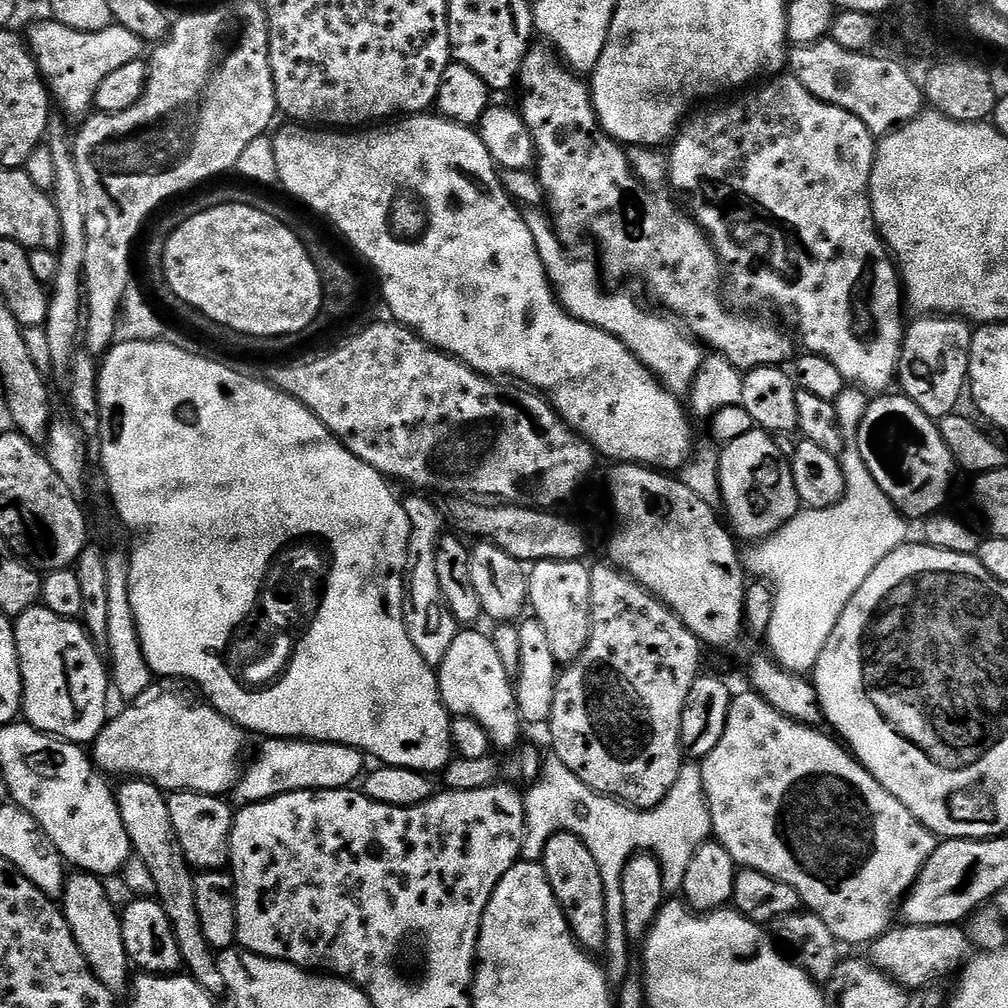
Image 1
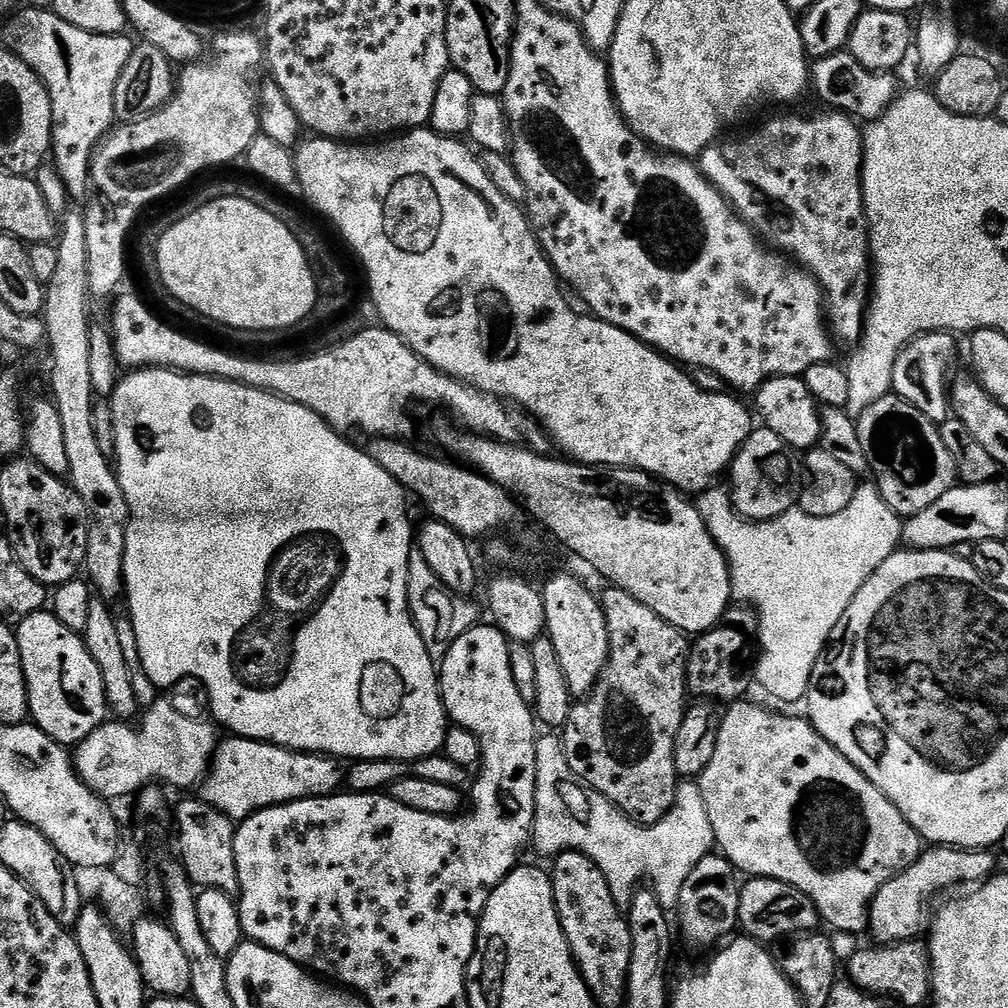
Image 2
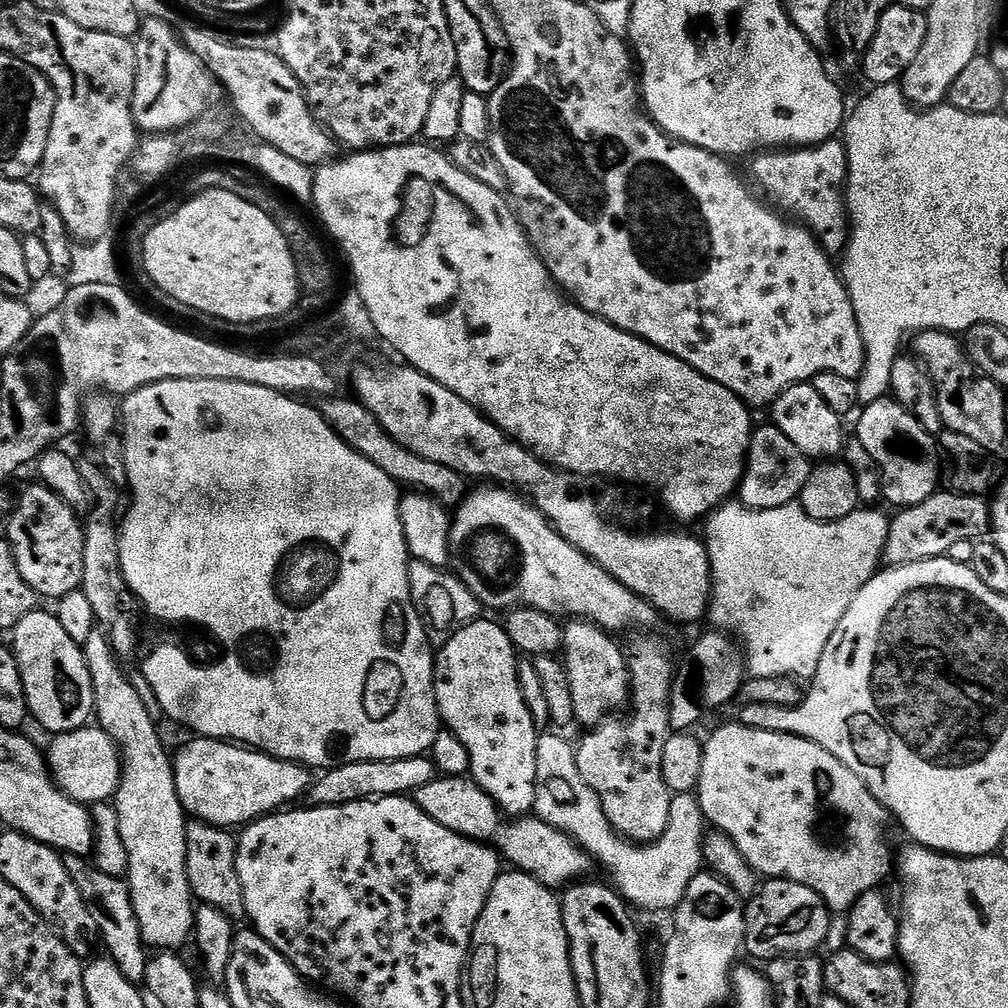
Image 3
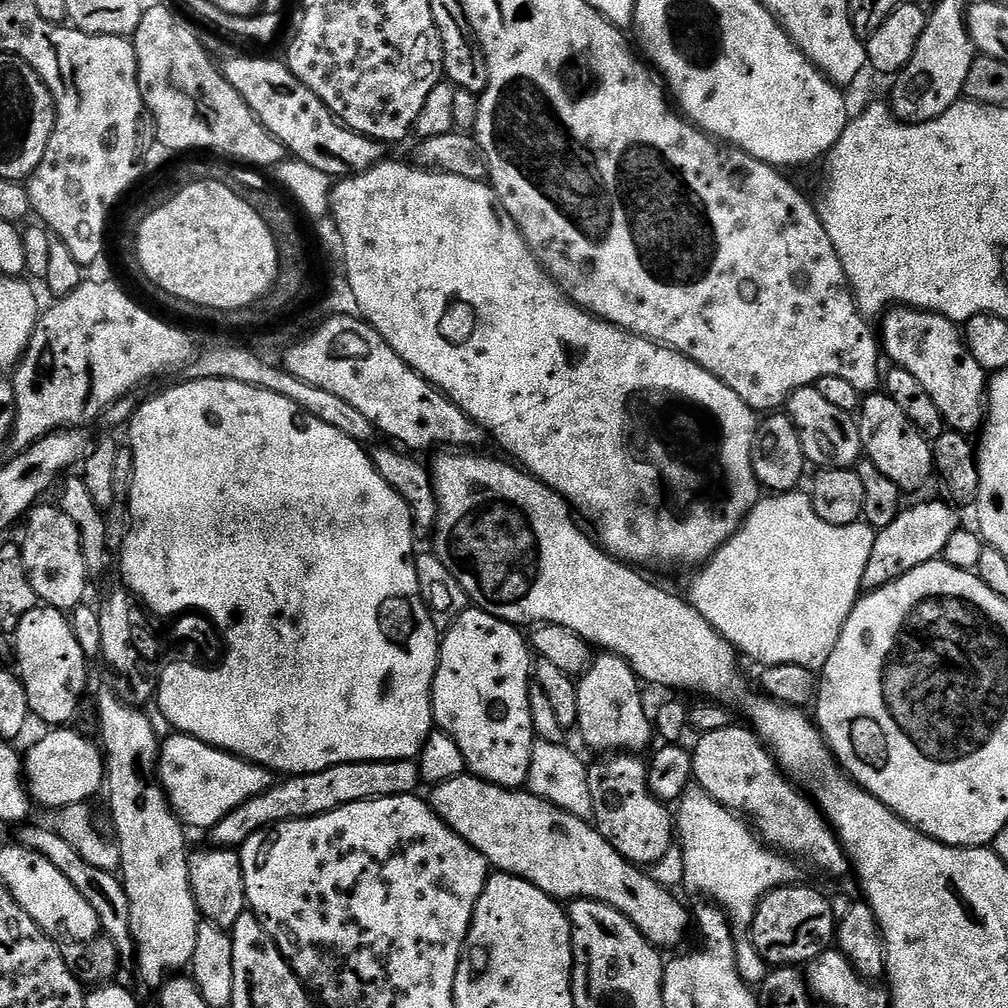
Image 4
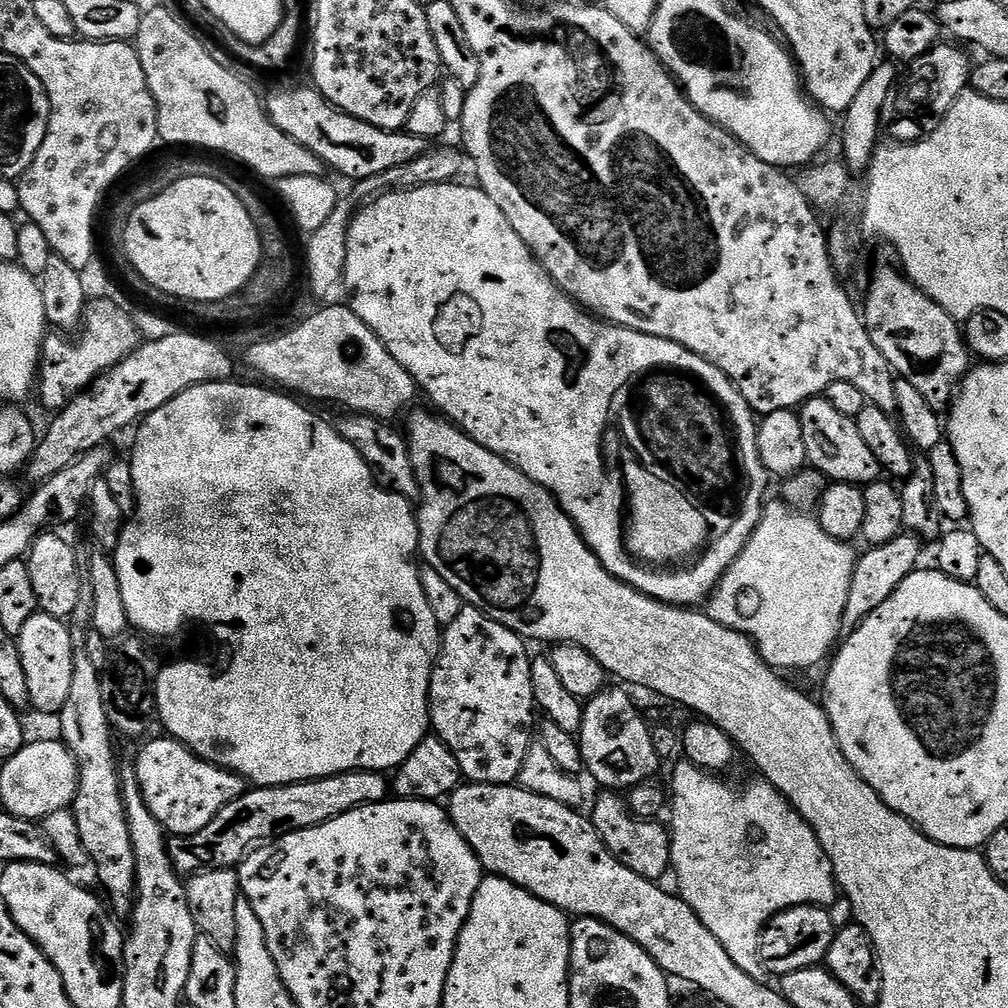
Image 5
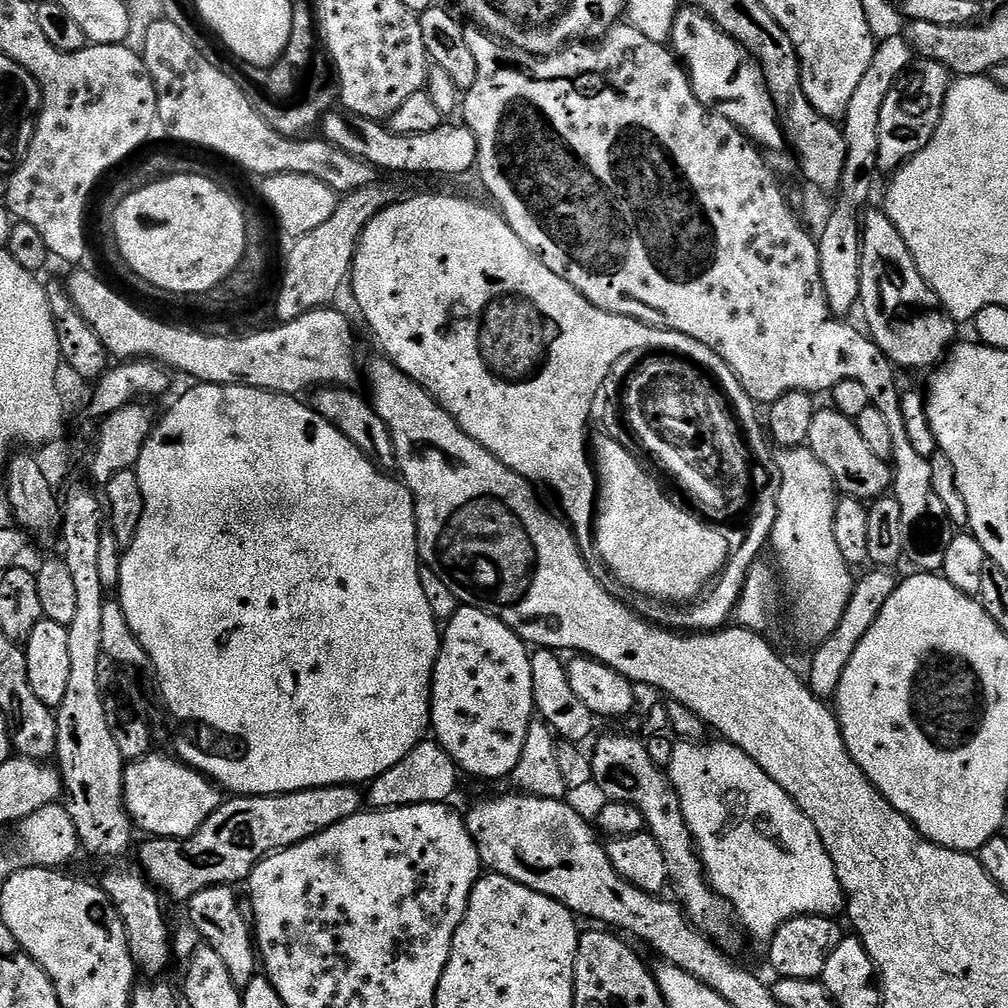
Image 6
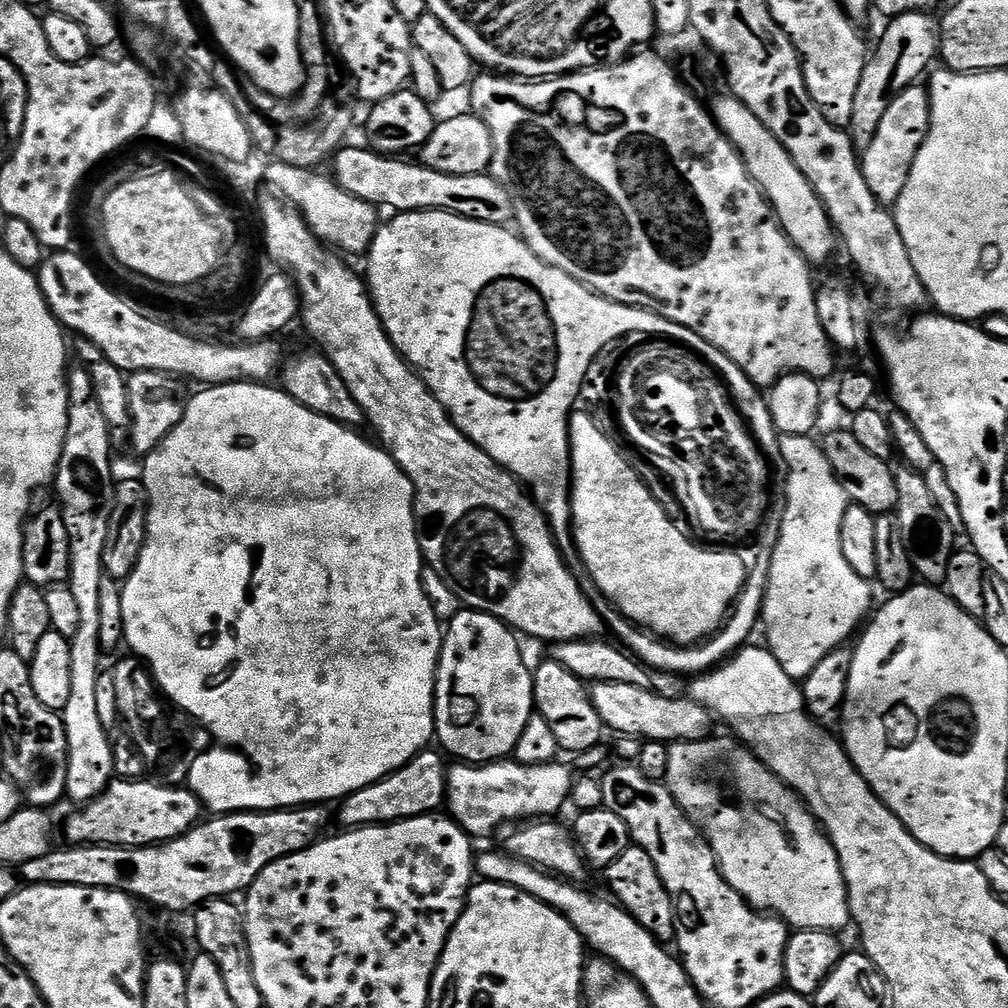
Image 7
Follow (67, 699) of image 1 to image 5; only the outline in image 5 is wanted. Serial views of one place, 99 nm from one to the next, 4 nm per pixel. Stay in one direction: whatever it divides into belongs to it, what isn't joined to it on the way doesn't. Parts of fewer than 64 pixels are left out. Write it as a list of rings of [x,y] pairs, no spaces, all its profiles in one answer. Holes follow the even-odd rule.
[[[36,612],[34,618],[26,622],[18,643],[22,667],[26,669],[26,686],[30,690],[29,705],[40,712],[59,714],[62,706],[66,706],[66,698],[70,695],[70,681],[74,679],[74,649],[69,625],[45,612]]]

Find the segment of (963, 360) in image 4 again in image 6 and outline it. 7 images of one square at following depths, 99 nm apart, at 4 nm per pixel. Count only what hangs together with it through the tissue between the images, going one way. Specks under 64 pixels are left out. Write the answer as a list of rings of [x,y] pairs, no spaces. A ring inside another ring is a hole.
[[[877,210],[877,212],[865,211],[862,216],[861,232],[861,292],[858,303],[859,311],[864,311],[864,320],[868,323],[866,327],[867,335],[872,337],[882,354],[890,358],[897,369],[904,368],[928,368],[932,370],[943,361],[953,347],[957,339],[957,321],[949,316],[944,308],[944,303],[934,294],[934,290],[922,278],[914,258],[910,254],[910,246],[898,234],[898,226],[890,222],[887,212]]]

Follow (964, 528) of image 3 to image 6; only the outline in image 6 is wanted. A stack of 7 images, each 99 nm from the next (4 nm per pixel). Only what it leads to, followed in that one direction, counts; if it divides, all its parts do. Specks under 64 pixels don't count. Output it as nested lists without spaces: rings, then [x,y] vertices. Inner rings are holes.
[[[879,566],[873,567],[871,570],[873,572],[866,573],[861,580],[859,577],[853,583],[850,602],[846,606],[846,612],[842,614],[842,620],[835,627],[834,634],[830,634],[830,638],[826,638],[821,644],[815,645],[813,652],[816,653],[812,656],[808,676],[806,672],[806,683],[818,697],[835,697],[838,682],[842,680],[842,674],[846,670],[850,658],[854,658],[854,650],[858,650],[858,642],[862,642],[862,638],[866,638],[866,634],[870,630],[870,626],[874,626],[878,614],[882,614],[882,606],[886,606],[886,602],[890,602],[890,594],[894,594],[898,583],[895,571]]]

